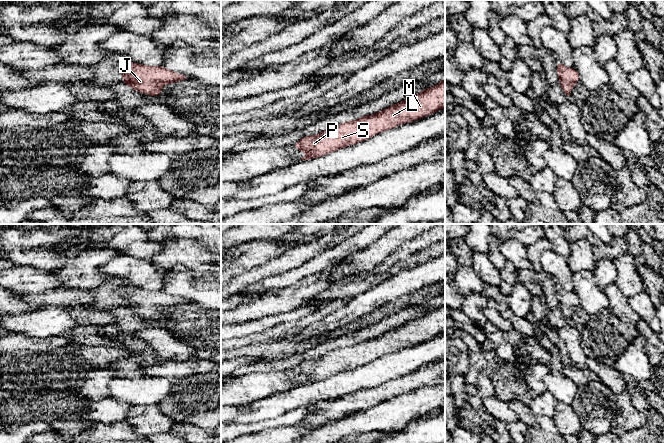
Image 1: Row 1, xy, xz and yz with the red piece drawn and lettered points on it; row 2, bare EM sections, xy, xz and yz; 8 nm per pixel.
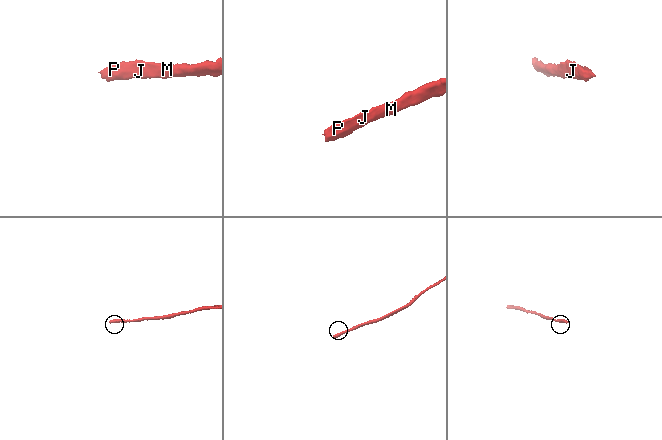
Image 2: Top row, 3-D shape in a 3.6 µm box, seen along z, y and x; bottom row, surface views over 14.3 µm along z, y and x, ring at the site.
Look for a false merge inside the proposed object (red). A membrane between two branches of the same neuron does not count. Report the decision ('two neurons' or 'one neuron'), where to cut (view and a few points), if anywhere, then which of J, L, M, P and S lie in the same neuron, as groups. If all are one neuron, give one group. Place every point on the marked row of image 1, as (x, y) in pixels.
one neuron; no cut; J L M P S

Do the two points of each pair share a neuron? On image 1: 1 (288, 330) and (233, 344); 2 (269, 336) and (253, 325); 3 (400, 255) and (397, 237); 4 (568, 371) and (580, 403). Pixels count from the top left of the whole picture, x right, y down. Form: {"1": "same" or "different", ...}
{"1": "same", "2": "different", "3": "different", "4": "same"}

